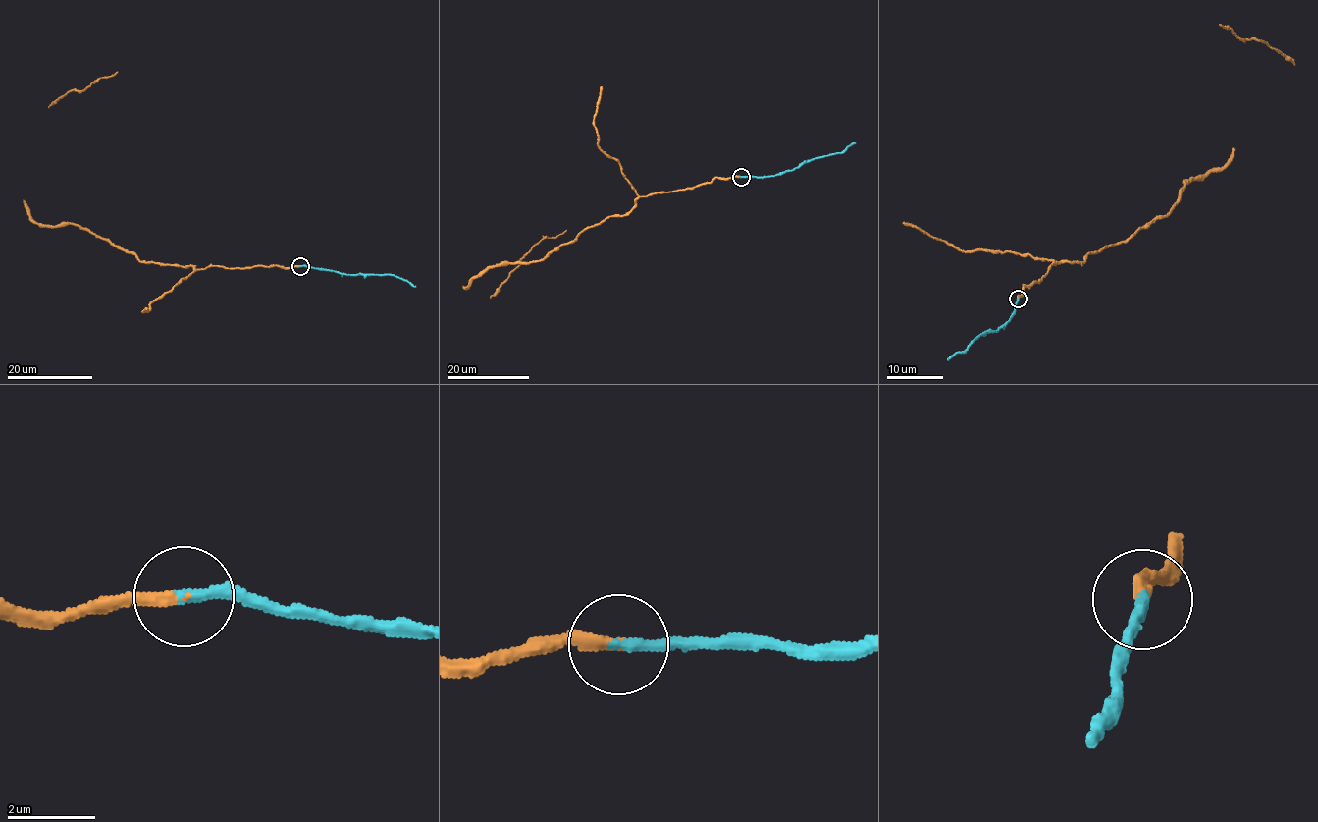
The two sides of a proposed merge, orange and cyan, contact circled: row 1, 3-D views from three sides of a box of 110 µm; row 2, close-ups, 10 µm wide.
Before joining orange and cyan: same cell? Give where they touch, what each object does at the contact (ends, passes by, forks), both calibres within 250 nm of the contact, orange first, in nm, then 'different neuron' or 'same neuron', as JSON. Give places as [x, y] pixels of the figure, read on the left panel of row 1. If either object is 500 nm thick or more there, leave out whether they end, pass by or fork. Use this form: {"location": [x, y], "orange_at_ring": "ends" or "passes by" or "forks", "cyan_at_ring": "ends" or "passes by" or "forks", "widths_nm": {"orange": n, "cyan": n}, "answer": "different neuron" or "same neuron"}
{"location": [300, 266], "orange_at_ring": "ends", "cyan_at_ring": "ends", "widths_nm": {"orange": 280, "cyan": 260}, "answer": "different neuron"}

